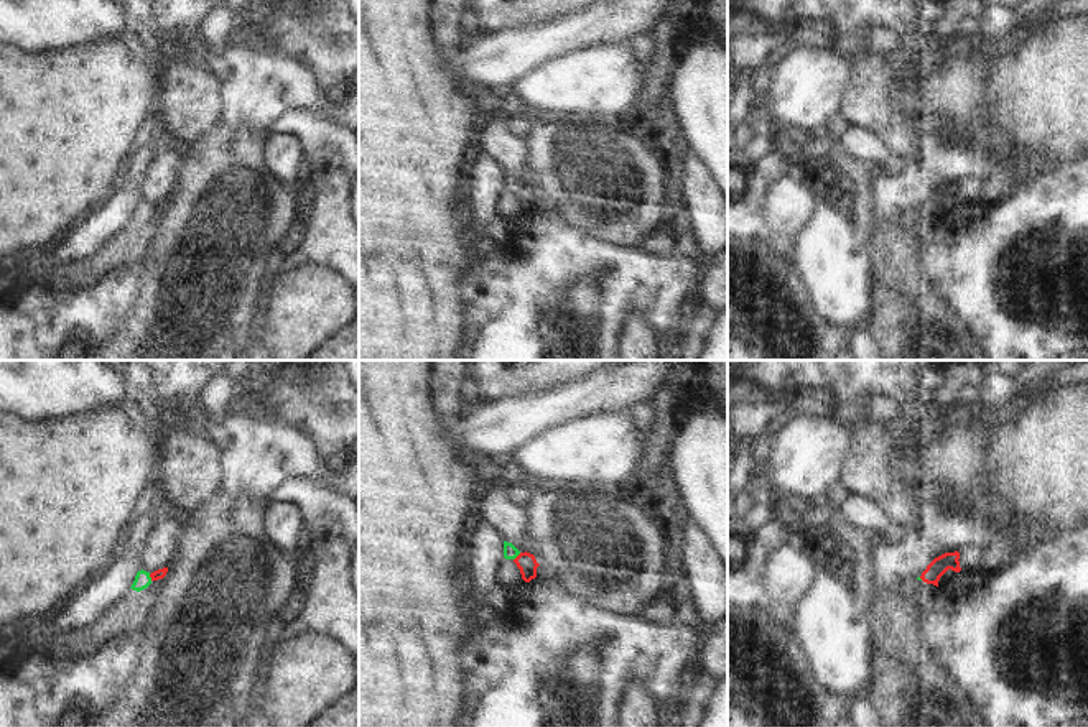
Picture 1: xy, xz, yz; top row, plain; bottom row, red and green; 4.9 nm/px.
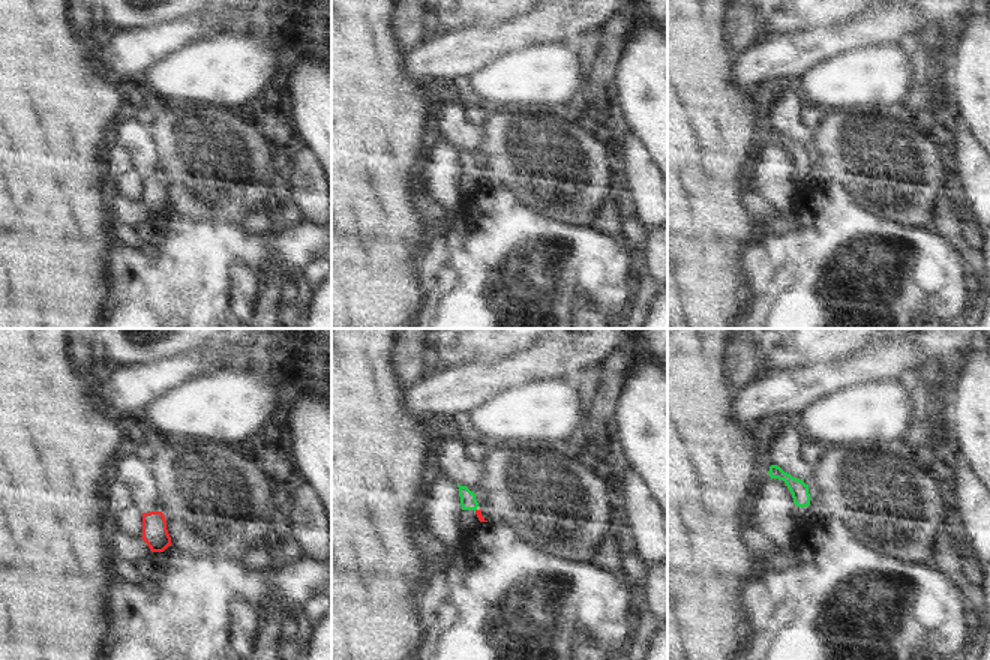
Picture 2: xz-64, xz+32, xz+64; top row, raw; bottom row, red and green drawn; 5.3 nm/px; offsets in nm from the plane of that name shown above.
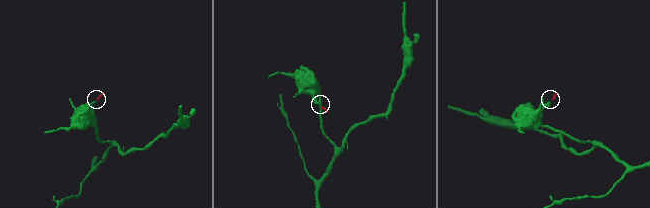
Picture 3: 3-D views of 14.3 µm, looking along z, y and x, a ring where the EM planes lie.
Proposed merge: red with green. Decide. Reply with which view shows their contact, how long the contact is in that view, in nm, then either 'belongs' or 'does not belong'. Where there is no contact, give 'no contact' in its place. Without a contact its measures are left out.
meets red in xz; contact 50 nm long; belongs

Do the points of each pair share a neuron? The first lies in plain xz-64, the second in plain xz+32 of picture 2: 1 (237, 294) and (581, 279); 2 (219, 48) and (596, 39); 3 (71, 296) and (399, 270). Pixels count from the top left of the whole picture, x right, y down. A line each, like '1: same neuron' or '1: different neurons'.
1: different neurons
2: different neurons
3: same neuron

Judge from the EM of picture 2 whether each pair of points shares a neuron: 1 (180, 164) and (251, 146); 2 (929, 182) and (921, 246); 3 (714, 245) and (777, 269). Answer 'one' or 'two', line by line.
1: one
2: two
3: two

